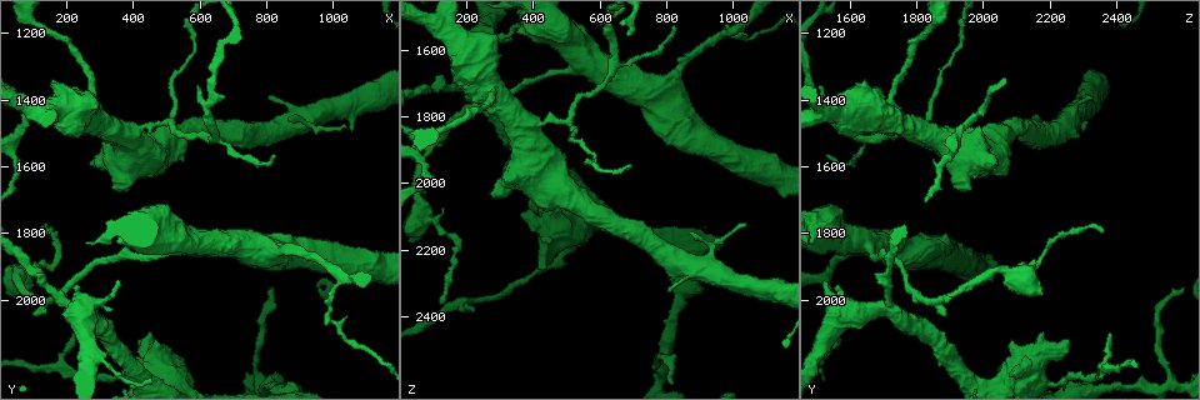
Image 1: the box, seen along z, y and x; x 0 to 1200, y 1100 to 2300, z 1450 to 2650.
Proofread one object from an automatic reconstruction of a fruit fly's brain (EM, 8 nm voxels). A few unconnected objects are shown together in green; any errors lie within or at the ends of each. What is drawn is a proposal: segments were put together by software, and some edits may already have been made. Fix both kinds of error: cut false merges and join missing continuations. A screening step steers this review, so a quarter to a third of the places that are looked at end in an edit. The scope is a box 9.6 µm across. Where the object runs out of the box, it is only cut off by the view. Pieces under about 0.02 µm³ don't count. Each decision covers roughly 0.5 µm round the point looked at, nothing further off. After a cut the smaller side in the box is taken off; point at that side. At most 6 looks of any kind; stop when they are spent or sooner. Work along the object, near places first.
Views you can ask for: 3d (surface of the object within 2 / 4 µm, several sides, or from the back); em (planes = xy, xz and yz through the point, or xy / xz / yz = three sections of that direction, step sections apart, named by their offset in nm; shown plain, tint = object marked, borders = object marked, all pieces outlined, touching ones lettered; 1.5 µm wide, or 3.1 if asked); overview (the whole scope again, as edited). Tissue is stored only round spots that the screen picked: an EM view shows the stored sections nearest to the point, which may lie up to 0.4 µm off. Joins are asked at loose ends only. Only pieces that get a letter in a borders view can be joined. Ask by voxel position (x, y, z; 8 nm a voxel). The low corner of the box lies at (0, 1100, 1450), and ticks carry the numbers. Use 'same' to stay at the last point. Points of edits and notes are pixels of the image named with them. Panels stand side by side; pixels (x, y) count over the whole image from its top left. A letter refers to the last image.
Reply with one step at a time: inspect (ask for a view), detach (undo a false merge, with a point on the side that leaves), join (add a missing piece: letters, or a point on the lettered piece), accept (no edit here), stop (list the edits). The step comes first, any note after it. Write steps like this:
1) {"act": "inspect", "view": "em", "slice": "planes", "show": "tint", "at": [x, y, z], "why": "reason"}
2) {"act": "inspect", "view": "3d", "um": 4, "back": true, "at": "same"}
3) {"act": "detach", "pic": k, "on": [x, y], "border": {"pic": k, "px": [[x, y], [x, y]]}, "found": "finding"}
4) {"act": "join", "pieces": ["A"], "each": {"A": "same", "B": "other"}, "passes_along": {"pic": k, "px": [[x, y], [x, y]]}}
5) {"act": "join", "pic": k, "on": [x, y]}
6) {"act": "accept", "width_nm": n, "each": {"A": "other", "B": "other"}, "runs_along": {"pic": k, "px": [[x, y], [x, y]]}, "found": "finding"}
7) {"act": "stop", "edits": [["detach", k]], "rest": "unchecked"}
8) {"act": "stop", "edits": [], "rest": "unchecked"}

{"act": "inspect", "view": "em", "slice": "xz", "step": 8, "show": "tint", "at": [780, 2230, 2560], "why": "thin arm on a thick one"}

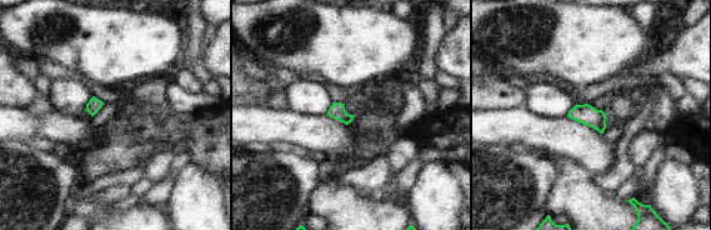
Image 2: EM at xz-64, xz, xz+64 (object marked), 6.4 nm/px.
{"act": "inspect", "view": "em", "slice": "planes", "show": "tint", "at": "same"}

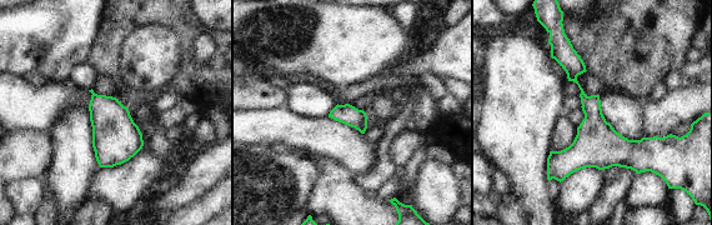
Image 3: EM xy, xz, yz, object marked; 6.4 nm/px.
{"act": "inspect", "view": "em", "slice": "planes", "show": "borders", "at": "same"}

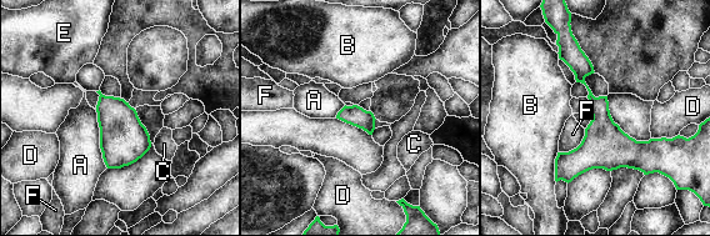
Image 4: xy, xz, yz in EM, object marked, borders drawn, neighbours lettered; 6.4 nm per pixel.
{"act": "accept", "width_nm": 130, "each": {"A": "other", "B": "other", "C": "other", "D": "other", "E": "other", "F": "other"}, "border": {"pic": 4, "px": [[95, 110], [99, 147], [108, 167]]}, "found": "one neuron here"}

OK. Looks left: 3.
{"act": "inspect", "view": "em", "slice": "yz", "step": 4, "show": "tint", "at": [70, 1920, 2090], "why": "branch point"}

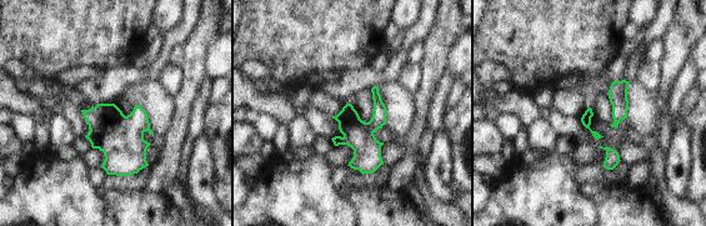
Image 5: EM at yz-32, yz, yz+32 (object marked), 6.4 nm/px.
{"act": "inspect", "view": "em", "slice": "planes", "show": "borders", "at": "same", "why": "cut it another way"}

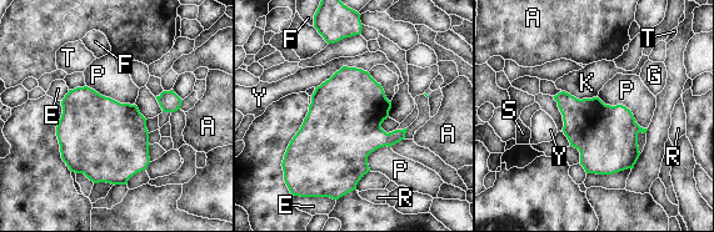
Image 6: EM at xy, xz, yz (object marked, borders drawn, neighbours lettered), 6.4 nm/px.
{"act": "accept", "each": {"A": "other", "E": "other", "F": "other", "G": "other", "K": "other", "P": "other", "R": "other", "S": "other", "T": "other", "Y": "other"}, "border": {"pic": 6, "px": [[598, 96], [624, 105], [647, 129]]}, "found": "continuous, no second neuron"}

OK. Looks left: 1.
{"act": "inspect", "view": "em", "um": 3.1, "slice": "planes", "show": "borders", "at": [270, 1420, 1730], "why": "sudden change in width"}

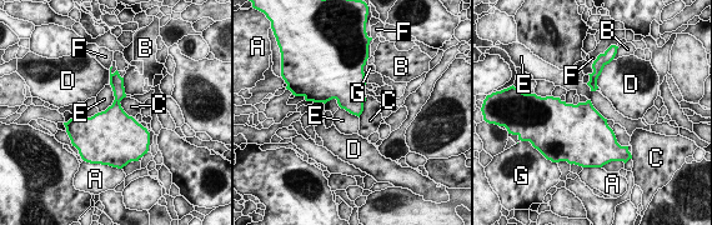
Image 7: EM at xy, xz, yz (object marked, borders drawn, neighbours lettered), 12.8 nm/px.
{"act": "accept", "each": {"A": "other", "B": "other", "C": "other", "D": "other", "E": "other", "F": "other", "G": "other"}, "border": {"pic": 7, "px": [[110, 84], [114, 101], [99, 113]]}, "found": "all the same neuron"}

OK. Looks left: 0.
{"act": "stop", "edits": [], "rest": "unchecked"}

